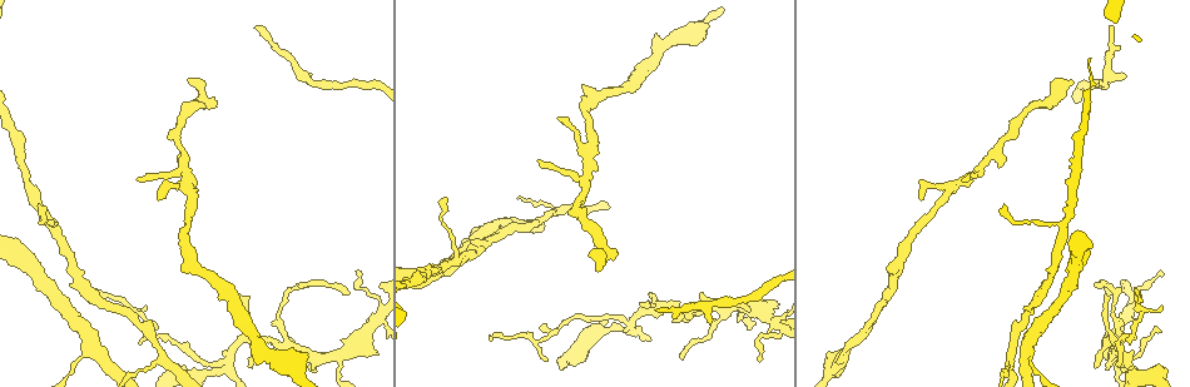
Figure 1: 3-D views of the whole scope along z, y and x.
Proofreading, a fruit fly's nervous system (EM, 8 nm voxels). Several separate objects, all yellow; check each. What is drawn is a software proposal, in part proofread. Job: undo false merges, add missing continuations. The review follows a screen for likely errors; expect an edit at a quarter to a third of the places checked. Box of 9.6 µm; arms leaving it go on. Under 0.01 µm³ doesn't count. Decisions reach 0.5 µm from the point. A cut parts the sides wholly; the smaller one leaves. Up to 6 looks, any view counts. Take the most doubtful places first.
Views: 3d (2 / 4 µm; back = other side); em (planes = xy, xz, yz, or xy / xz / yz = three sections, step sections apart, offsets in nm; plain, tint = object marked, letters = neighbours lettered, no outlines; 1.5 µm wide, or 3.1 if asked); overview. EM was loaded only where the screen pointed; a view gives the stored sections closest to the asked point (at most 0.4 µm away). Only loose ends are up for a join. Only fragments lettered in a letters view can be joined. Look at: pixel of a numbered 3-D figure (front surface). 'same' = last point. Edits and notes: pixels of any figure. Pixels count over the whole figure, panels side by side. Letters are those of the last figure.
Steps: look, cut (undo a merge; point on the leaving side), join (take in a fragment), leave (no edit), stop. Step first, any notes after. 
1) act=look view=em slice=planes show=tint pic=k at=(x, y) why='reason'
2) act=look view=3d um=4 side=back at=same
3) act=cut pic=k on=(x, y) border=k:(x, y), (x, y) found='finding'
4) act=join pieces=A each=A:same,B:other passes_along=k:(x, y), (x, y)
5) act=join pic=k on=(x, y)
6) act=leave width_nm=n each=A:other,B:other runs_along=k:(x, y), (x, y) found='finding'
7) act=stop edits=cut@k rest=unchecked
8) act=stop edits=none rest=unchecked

act=look view=3d um=4 pic=1 at=(138, 180) why='tapers out'

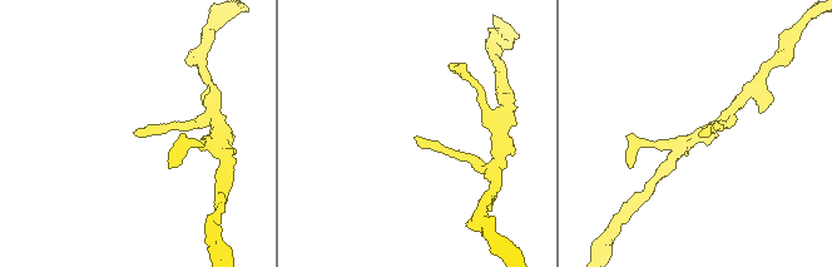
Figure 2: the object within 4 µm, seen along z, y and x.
act=look view=em slice=planes show=letters pic=2 at=(417, 138)

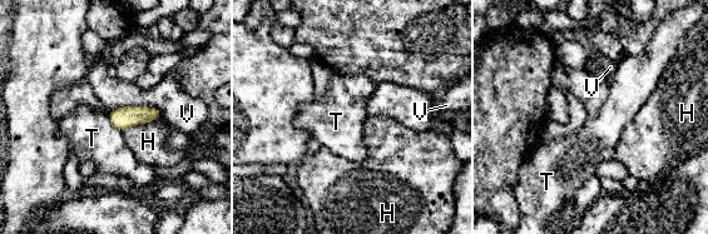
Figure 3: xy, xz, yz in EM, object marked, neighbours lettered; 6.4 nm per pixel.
act=leave width_nm=140 each=H:other,T:other,V:other border=3:(108, 111), (108, 119), (122, 132) found='none of them fits'

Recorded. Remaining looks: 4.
act=look view=em slice=planes show=letters pic=1 at=(1160, 331) why='tapers out'

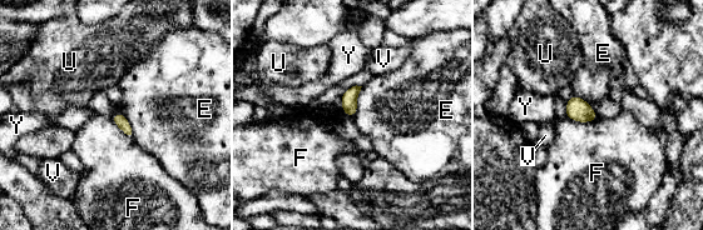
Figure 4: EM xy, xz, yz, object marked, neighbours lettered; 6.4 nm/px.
act=leave width_nm=100 longest_contact=E:220nm each=E:other,F:other,U:other,V:other,Y:other found='none of them fits'

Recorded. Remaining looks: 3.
act=look view=3d um=4 pic=1 at=(540, 330) why='thin end'

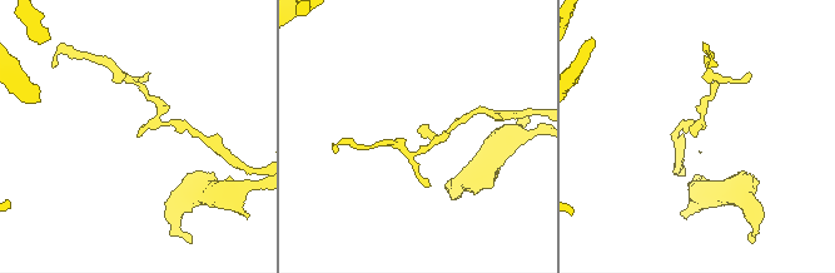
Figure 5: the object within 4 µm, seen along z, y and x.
act=look view=em slice=planes show=letters pic=5 at=(420, 131) why='need the tissue'

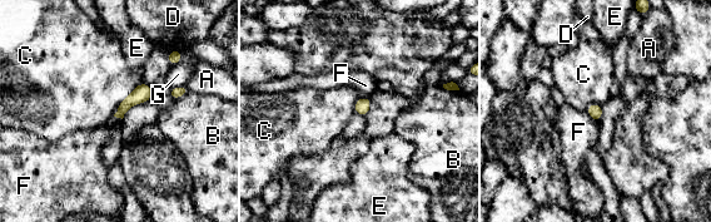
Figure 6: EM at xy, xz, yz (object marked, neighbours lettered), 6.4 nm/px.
act=leave width_nm=90 each=A:other,B:other,C:other,D:other,E:other,F:other,G:other found='no lettered fragment goes on from it'

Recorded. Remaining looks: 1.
act=stop edits=none rest=unchecked

